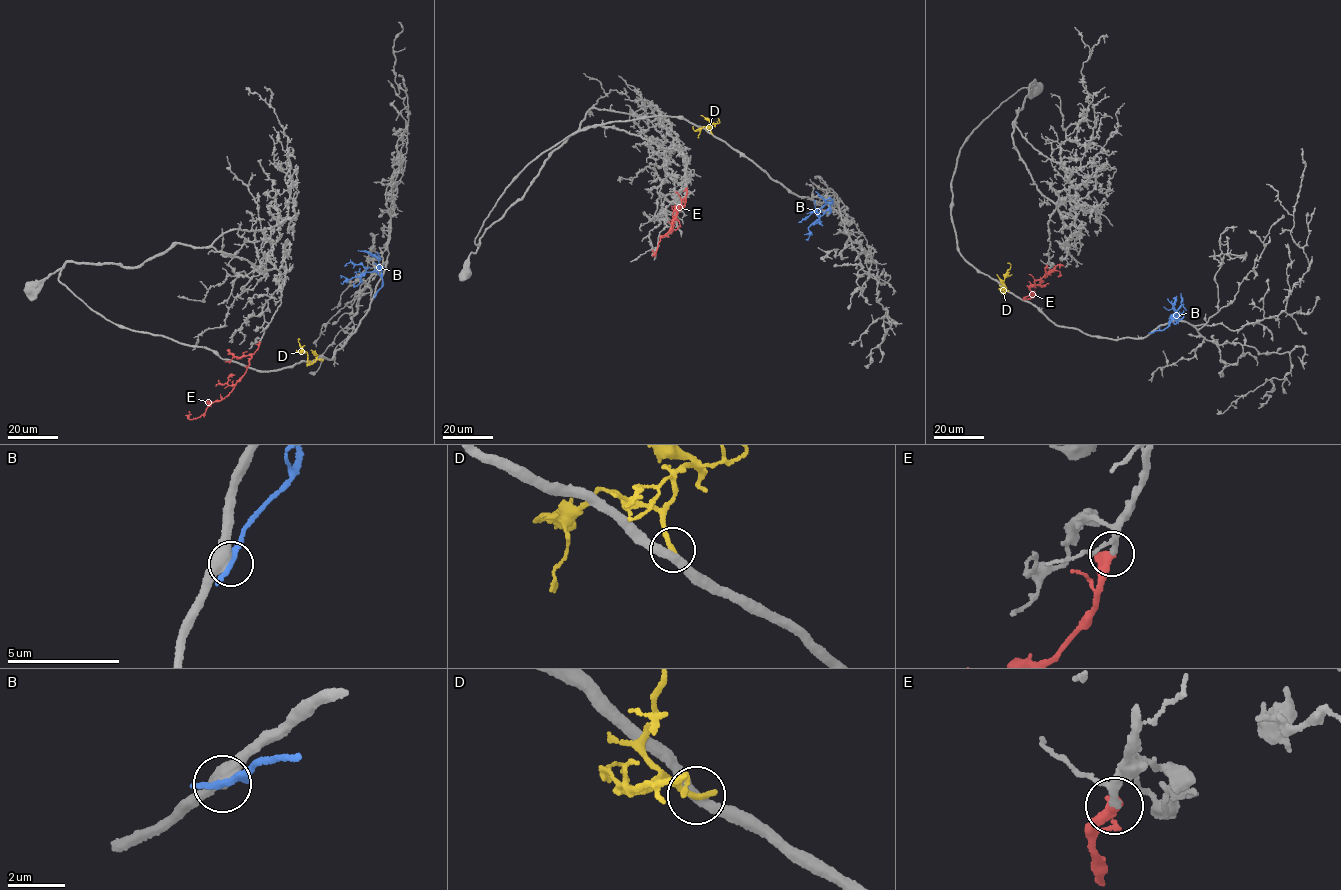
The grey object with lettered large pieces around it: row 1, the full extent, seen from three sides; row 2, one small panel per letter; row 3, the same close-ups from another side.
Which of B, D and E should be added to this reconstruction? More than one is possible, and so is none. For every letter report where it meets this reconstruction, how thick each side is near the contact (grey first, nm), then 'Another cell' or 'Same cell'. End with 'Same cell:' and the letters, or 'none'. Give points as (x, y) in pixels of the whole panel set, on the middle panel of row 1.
B: Touches grey at (825, 200). Thickness 480 nm (grey) against 180 nm. Another cell
D: Touches grey at (711, 133). Thickness 360 nm (grey) against 240 nm. Another cell
E: Touches grey at (686, 187). Thickness 220 nm (grey) against 440 nm. Same cell
Same cell: E

